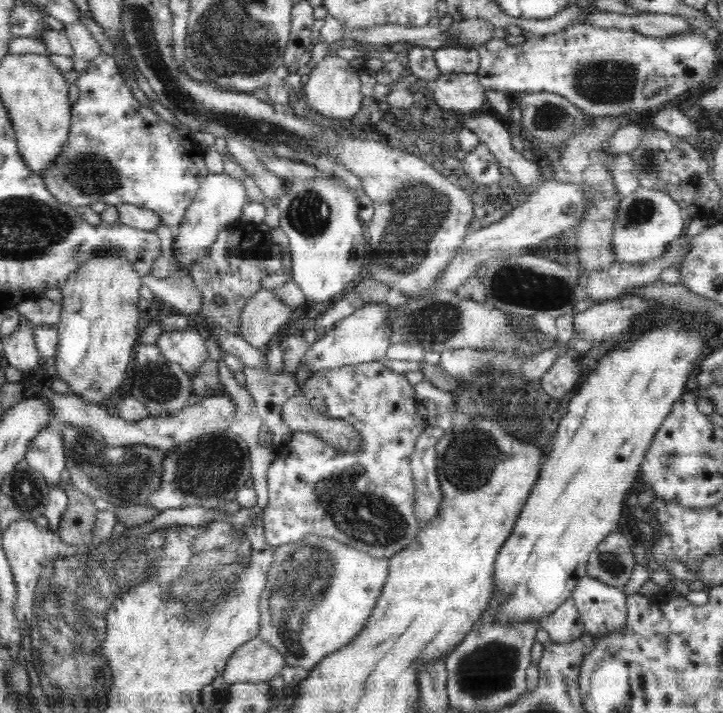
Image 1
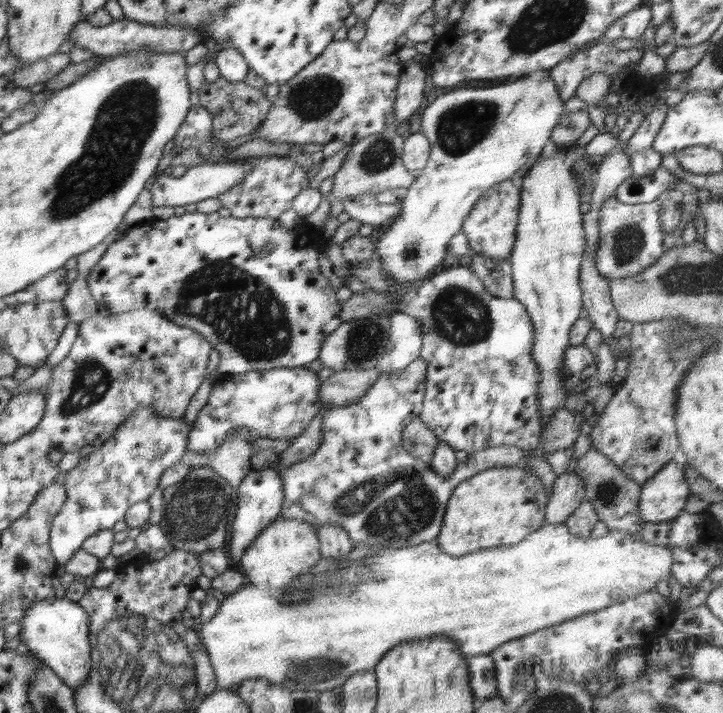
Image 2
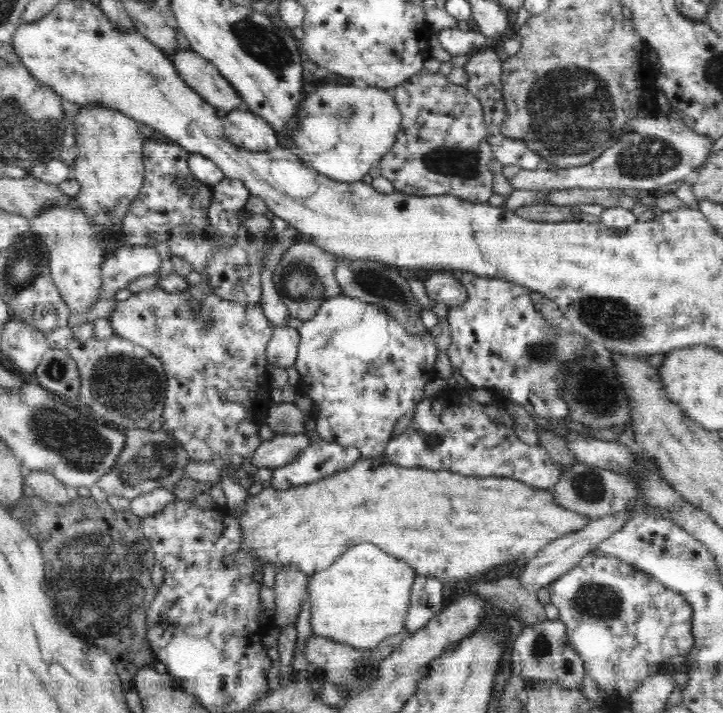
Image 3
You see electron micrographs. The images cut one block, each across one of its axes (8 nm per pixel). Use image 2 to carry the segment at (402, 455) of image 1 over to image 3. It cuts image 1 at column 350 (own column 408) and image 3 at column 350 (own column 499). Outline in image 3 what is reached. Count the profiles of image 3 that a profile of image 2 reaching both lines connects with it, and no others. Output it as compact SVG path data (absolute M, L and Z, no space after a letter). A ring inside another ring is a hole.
M312 434L310 439L310 446L302 450L294 461L273 470L272 488L286 490L290 487L307 485L351 468L361 460L358 448L344 447L326 441L317 434Z

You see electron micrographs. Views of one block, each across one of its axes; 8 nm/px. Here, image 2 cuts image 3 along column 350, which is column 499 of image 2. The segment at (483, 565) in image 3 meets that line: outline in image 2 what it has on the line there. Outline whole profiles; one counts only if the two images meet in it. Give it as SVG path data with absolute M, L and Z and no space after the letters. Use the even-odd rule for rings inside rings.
M488 468L456 485L450 495L440 533L435 540L442 552L462 556L480 548L516 544L545 523L548 504L545 487L530 471L518 468Z

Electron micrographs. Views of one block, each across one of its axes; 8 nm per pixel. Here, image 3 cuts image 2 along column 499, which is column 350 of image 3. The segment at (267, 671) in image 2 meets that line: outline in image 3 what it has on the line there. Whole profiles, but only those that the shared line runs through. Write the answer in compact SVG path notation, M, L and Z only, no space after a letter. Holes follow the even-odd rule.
M375 544L352 545L330 568L309 577L307 592L314 636L371 650L388 636L402 632L416 575L405 560L382 552Z

